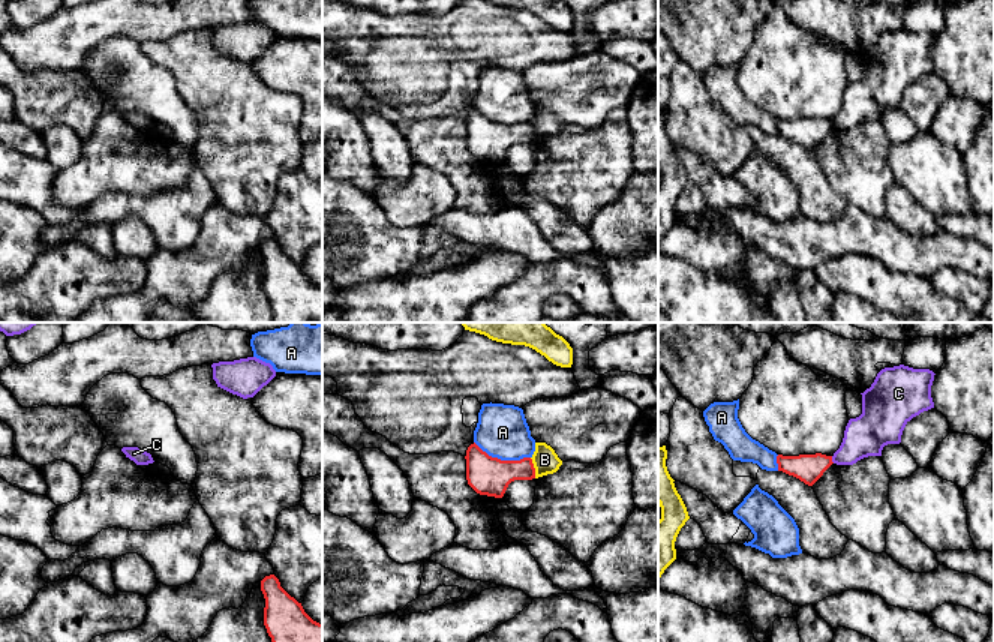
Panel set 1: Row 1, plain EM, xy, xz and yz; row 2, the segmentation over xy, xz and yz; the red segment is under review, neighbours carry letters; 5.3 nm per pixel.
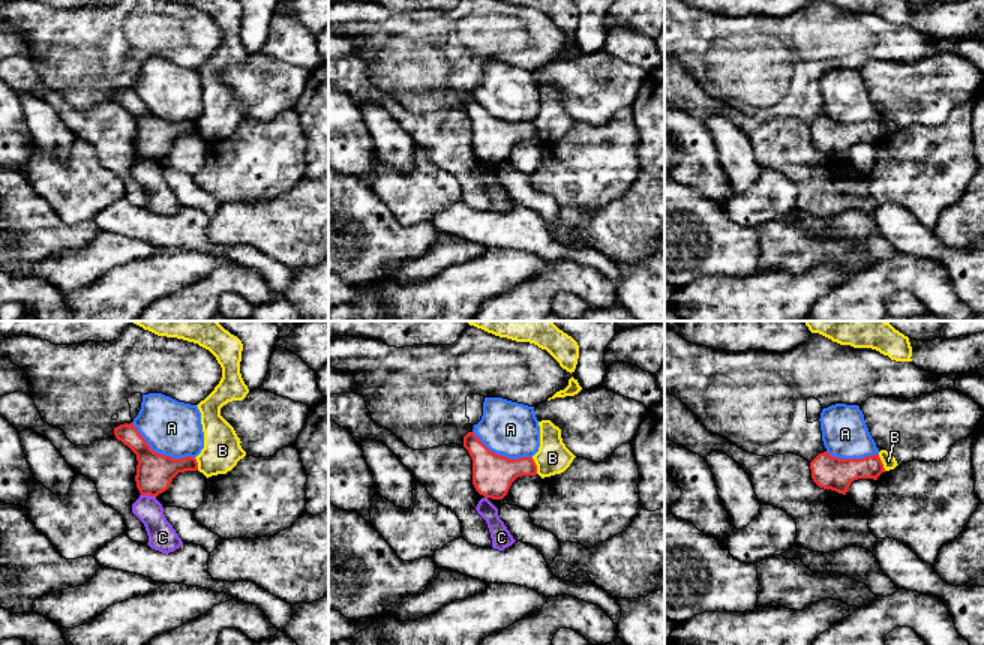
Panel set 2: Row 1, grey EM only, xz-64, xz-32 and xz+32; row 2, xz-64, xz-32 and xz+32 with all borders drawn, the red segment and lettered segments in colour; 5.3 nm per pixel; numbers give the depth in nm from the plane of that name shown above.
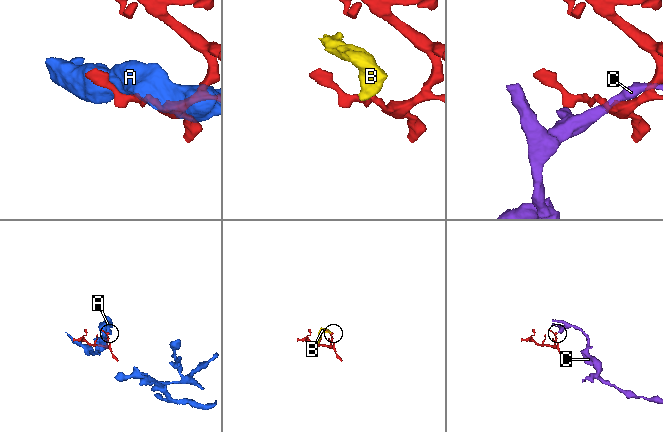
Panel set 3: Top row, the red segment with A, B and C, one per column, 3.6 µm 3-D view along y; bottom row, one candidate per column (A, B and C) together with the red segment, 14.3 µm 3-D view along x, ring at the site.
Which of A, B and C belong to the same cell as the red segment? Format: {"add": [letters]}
{"add": []}

